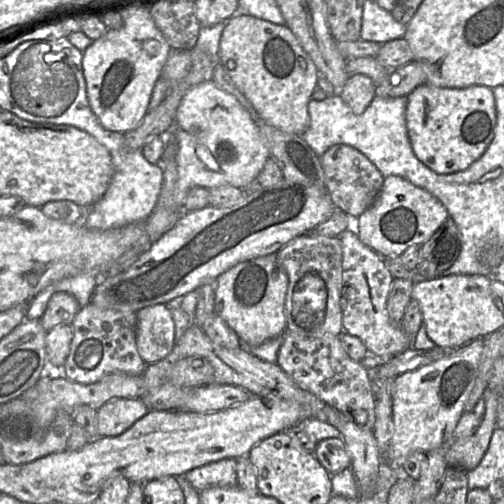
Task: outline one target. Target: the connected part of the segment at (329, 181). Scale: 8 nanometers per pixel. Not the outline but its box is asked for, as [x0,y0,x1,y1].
[320,144,384,217]

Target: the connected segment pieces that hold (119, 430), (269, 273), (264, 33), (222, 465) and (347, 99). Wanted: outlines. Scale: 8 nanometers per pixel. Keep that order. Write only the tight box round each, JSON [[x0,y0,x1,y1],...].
[[97,398,150,437],[216,254,288,347],[219,15,320,135],[184,458,238,491],[337,74,375,115]]

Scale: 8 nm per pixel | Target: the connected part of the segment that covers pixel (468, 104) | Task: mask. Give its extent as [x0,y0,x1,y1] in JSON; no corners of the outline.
[405,85,495,174]

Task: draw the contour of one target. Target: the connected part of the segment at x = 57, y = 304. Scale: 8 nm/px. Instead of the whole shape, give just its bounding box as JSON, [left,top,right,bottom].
[40,292,81,332]

